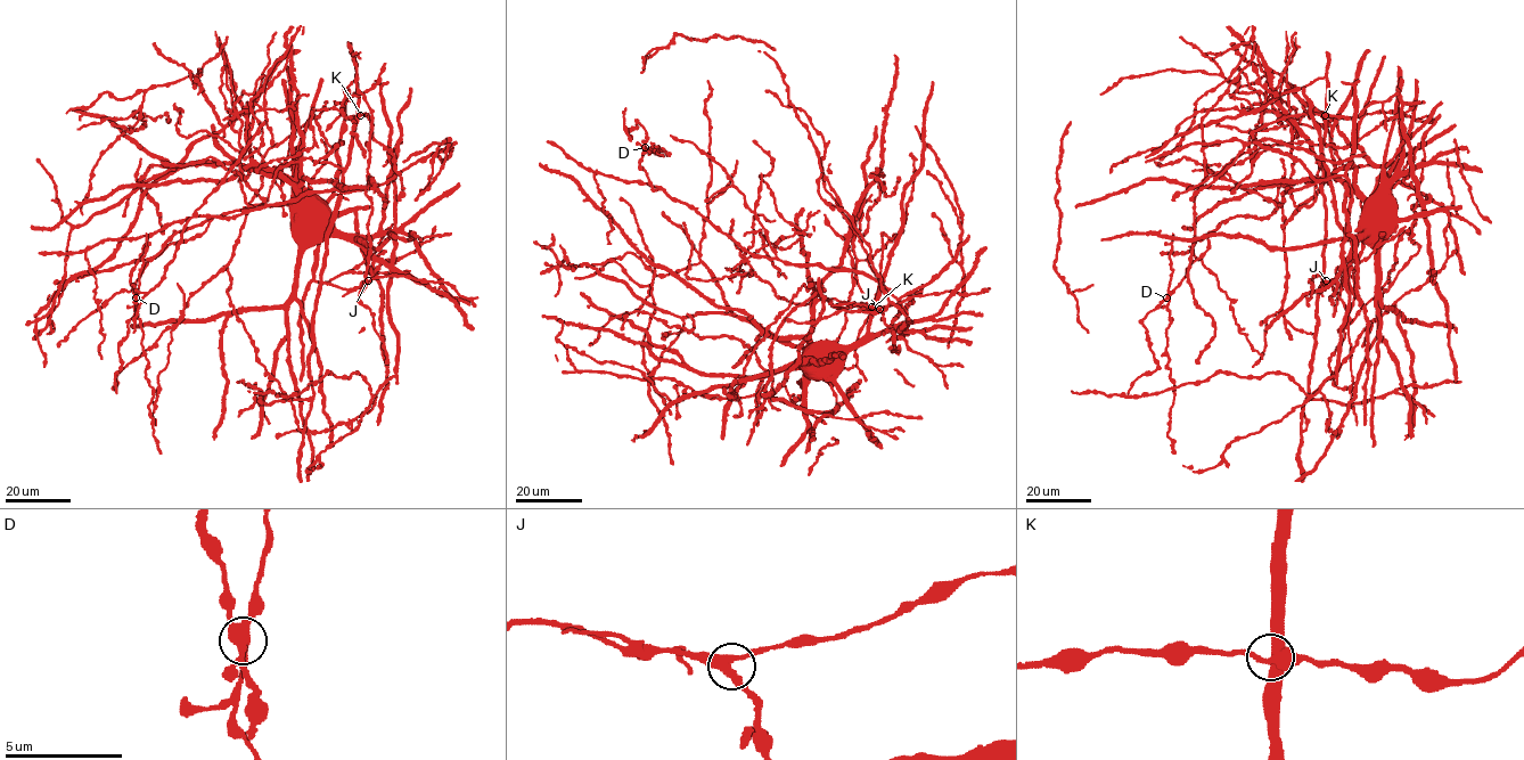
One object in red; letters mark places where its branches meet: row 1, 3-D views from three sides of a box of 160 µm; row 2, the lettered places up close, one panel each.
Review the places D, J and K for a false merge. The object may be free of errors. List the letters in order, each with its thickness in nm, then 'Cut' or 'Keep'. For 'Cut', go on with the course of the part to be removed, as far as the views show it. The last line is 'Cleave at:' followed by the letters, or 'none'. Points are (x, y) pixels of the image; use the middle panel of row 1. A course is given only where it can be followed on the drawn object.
D: Thickness 400 nm. Cut. Course of the part to remove: (645, 147), (648, 150), (652, 147), (657, 148), (655, 150), (662, 155), (657, 154), (662, 147), (670, 156)
J: Thickness 380 nm. Keep
K: Thickness 360 nm. Keep
Cleave at: D

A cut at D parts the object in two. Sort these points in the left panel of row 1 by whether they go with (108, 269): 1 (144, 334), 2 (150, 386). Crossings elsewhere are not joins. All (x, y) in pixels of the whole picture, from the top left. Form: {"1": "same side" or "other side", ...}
{"1": "other side", "2": "other side"}

